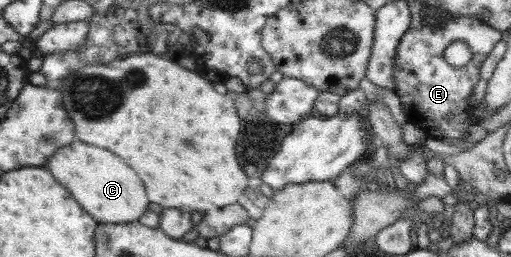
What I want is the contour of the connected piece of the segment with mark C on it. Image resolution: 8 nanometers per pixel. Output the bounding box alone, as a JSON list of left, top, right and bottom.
[44,139,148,224]

